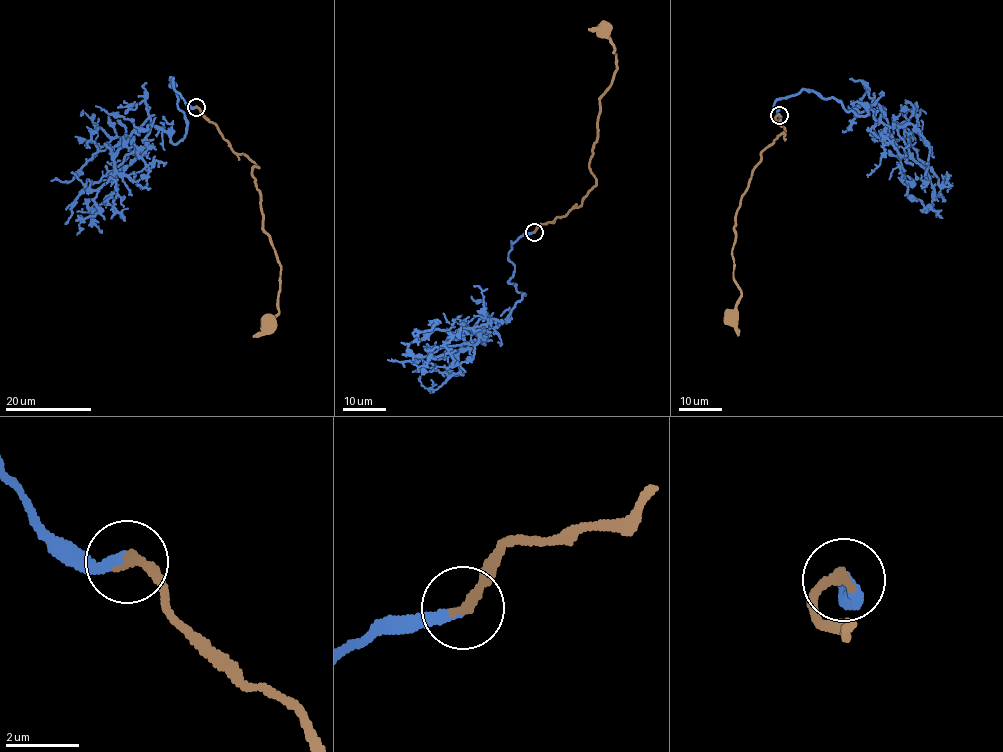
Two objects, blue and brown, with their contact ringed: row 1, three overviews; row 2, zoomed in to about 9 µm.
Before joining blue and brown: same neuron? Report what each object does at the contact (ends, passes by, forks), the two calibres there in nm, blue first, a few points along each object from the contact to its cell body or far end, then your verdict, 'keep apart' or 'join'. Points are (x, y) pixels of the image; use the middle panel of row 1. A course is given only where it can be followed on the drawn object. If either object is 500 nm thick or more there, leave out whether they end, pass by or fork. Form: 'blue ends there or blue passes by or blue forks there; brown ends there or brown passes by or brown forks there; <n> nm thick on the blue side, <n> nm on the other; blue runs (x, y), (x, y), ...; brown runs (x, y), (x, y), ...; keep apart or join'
blue ends there; brown ends there; 320 nm thick on the blue side, 320 nm on the other; blue runs (534, 232), (508, 252), (510, 283), (524, 294), (486, 339), (451, 338), (431, 320), (413, 342); brown runs (534, 232), (579, 207), (596, 184), (589, 160), (600, 96), (617, 69), (614, 47), (603, 30); join

